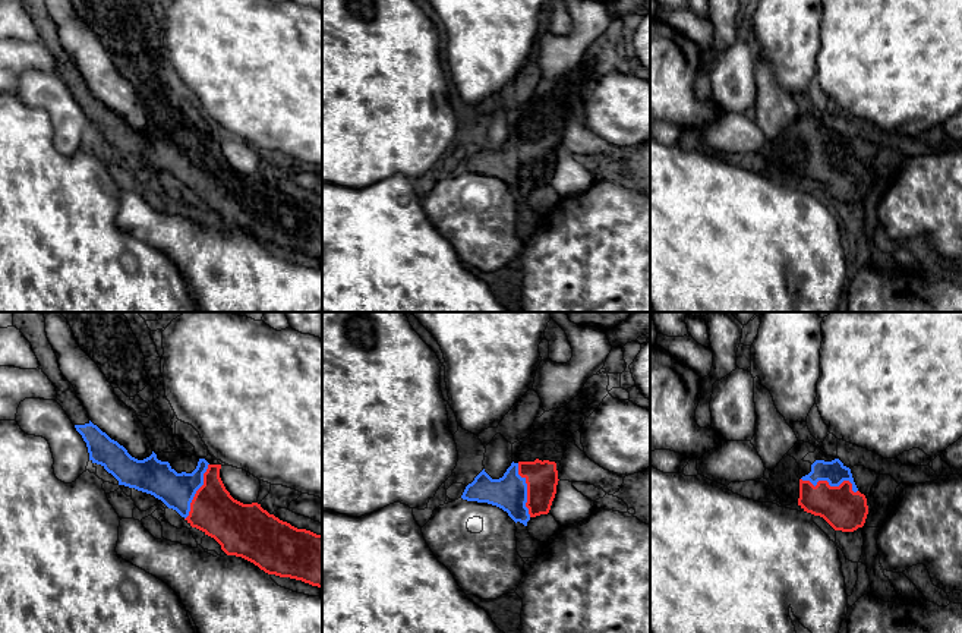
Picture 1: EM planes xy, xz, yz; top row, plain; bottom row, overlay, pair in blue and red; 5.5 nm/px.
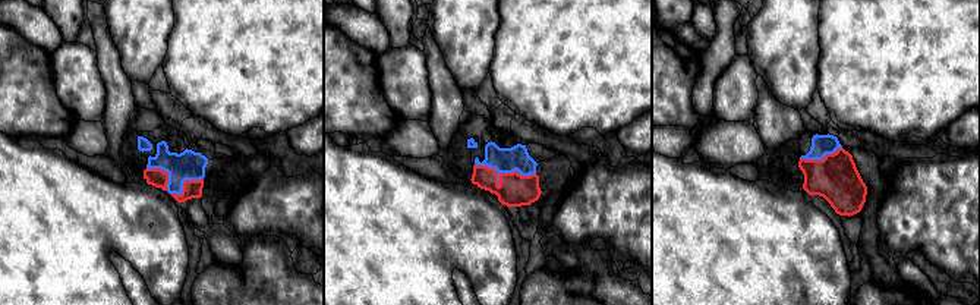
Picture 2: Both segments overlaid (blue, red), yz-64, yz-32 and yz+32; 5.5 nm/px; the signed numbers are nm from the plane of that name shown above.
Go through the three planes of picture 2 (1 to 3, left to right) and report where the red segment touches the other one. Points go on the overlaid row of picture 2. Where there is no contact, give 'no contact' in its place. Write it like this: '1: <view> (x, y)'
1: yz-64 (182, 184)
2: yz-32 (506, 172)
3: yz+32 (821, 159)

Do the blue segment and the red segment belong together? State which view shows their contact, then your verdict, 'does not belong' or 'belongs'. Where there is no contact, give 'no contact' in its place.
yz | belongs

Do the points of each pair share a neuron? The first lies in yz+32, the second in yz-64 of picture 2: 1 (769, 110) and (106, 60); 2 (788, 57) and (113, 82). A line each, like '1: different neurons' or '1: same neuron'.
1: same neuron
2: different neurons

